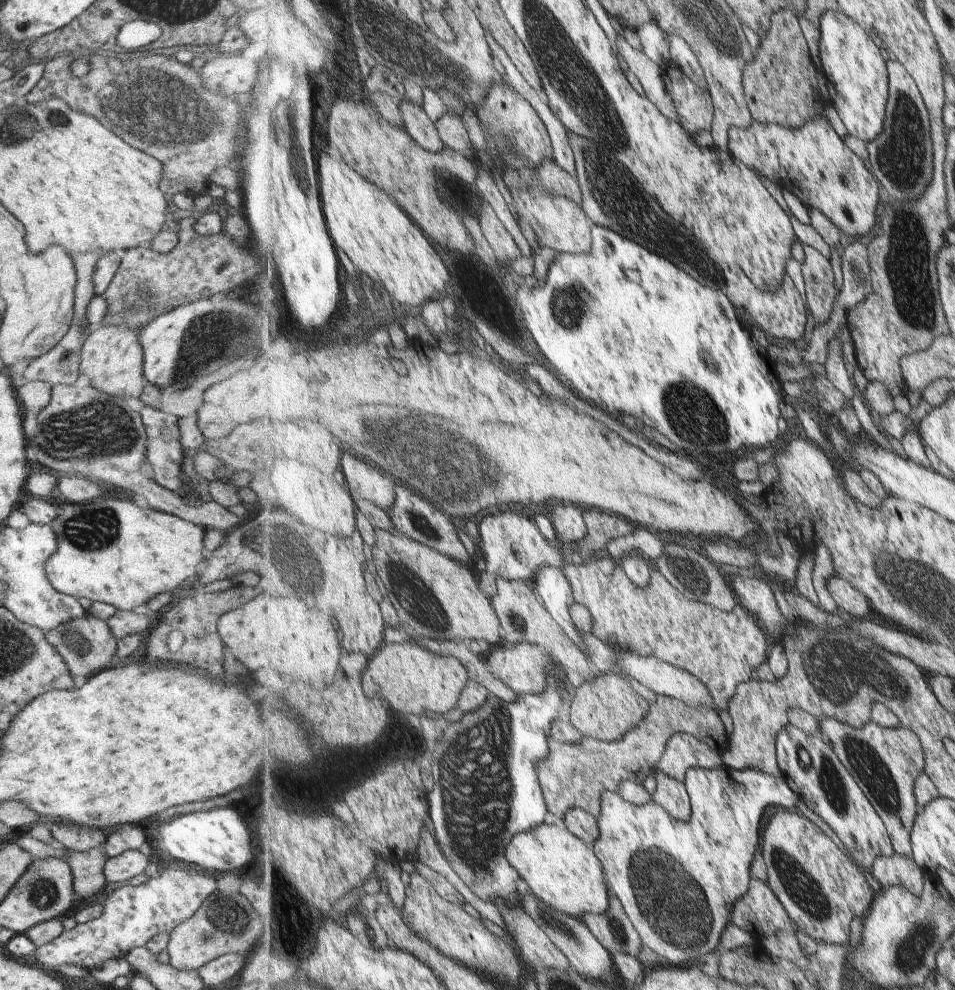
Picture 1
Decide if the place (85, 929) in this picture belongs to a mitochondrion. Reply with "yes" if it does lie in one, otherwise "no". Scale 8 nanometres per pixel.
no

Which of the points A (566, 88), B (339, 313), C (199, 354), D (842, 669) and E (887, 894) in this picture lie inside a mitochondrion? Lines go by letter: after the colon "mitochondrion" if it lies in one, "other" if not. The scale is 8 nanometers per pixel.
A: mitochondrion
B: other
C: mitochondrion
D: mitochondrion
E: other

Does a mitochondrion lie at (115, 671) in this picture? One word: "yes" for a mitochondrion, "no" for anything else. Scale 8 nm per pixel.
no

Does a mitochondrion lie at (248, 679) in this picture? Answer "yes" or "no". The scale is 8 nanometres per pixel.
no

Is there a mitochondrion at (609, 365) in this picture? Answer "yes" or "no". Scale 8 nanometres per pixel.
no

